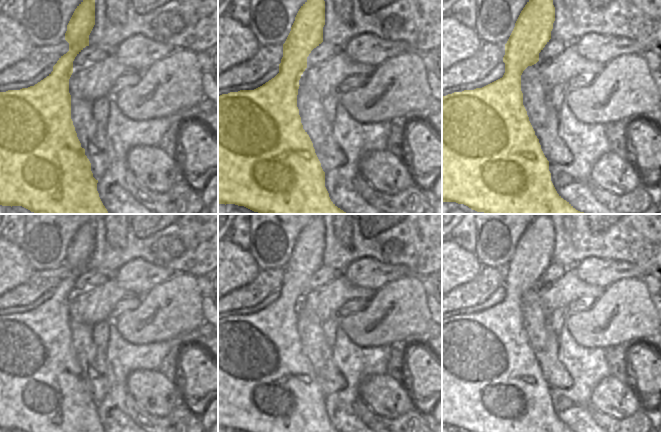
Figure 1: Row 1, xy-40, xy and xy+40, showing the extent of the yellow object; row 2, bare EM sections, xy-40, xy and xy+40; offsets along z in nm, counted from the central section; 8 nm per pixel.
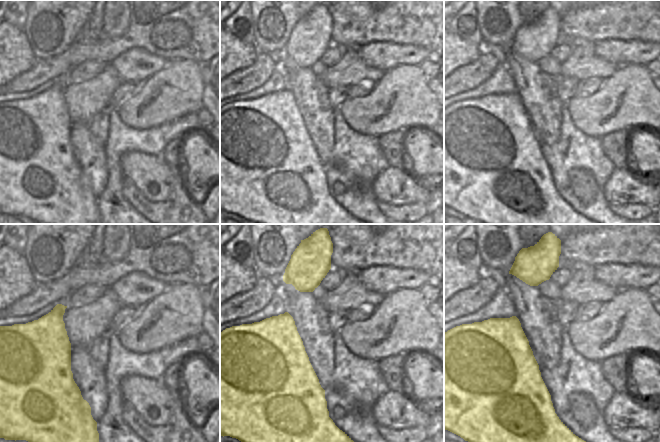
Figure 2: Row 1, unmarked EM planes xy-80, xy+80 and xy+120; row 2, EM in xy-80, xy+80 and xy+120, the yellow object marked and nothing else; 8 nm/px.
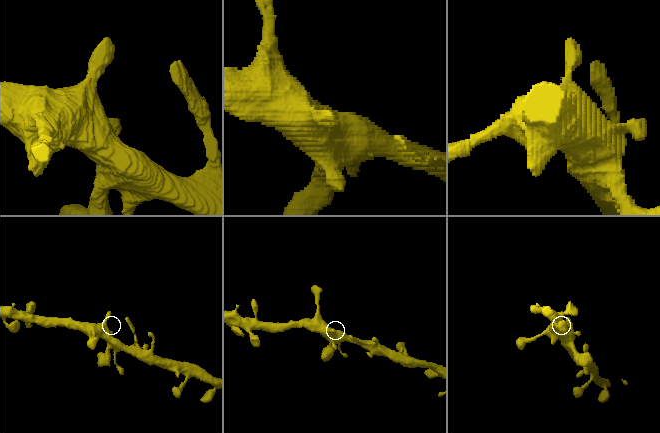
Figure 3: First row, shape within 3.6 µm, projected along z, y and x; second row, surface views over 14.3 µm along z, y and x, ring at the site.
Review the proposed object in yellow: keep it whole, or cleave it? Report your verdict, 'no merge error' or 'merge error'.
no merge error

